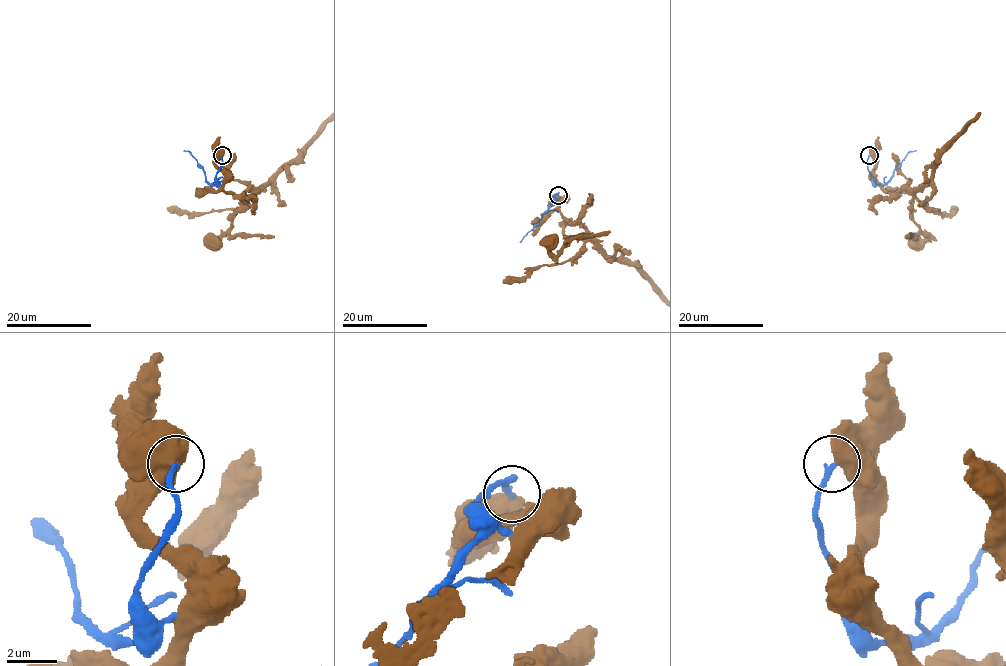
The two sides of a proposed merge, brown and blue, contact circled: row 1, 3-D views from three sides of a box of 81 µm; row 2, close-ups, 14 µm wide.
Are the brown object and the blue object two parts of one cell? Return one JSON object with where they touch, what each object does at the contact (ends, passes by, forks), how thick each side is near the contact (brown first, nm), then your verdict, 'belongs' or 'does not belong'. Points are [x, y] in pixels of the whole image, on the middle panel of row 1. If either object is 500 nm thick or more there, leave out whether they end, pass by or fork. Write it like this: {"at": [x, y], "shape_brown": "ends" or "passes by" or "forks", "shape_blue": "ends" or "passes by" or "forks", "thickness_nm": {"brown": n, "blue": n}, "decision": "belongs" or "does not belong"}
{"at": [558, 195], "thickness_nm": {"brown": 800, "blue": 200}, "decision": "does not belong"}

